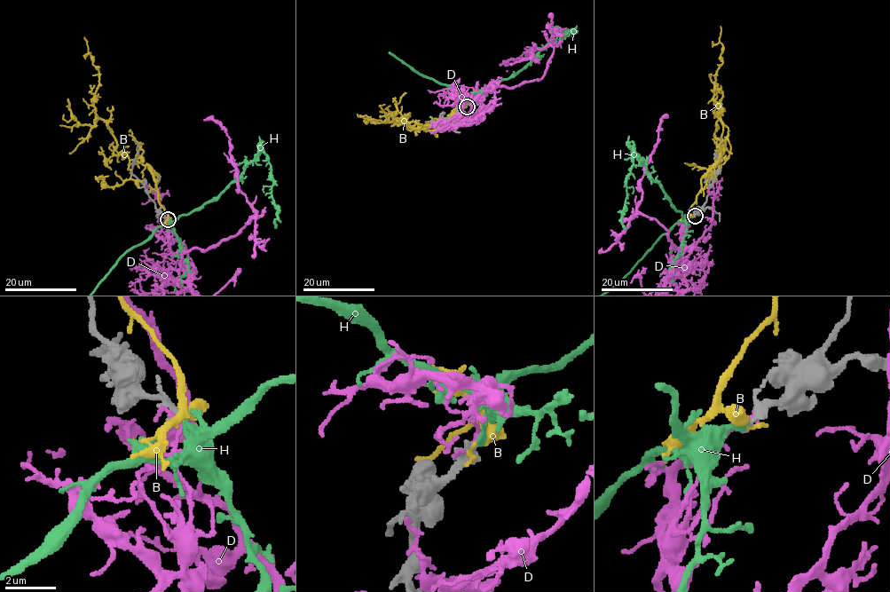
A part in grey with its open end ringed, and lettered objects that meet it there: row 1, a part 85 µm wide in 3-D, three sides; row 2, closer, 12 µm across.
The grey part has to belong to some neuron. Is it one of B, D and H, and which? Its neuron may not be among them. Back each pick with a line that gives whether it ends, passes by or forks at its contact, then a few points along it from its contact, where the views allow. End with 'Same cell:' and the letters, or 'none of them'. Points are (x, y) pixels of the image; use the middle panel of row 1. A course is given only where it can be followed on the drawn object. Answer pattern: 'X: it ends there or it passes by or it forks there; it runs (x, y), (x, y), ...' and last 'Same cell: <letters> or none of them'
Same cell: none of them

